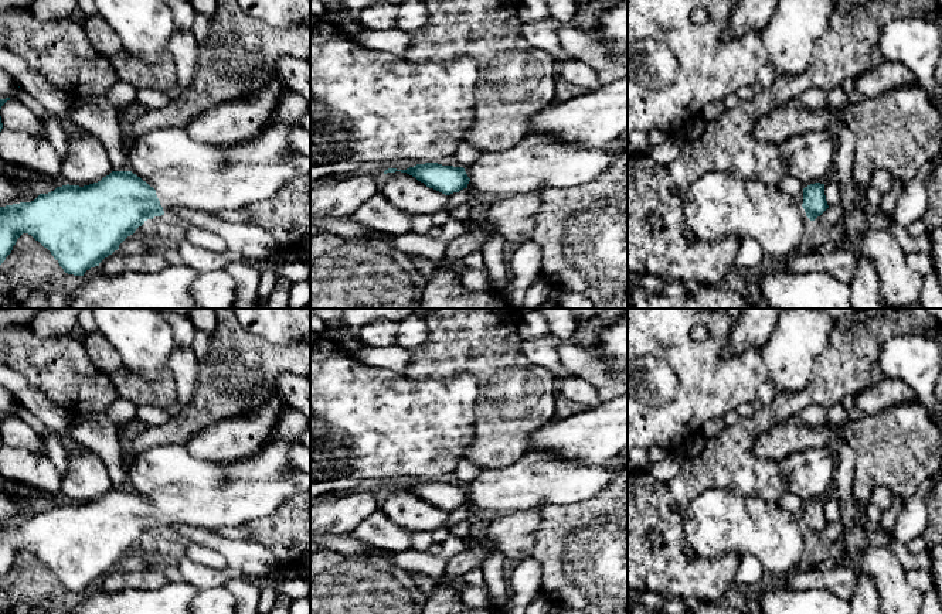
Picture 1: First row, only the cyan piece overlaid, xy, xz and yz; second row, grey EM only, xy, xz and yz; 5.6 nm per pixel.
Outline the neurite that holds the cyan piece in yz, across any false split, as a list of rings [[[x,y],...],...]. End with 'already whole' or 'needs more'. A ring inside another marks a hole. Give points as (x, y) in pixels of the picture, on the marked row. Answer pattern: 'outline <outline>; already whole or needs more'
outline [[[833,129],[799,134],[778,147],[785,171],[802,183],[802,207],[806,216],[815,221],[829,208],[824,183],[834,170],[836,143]]]; needs more

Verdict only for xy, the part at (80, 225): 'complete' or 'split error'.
split error

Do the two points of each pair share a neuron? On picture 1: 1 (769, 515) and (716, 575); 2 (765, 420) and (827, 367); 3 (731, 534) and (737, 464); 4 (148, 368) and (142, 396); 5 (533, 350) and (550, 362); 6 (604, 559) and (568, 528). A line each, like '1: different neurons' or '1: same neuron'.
1: different neurons
2: same neuron
3: different neurons
4: different neurons
5: same neuron
6: same neuron

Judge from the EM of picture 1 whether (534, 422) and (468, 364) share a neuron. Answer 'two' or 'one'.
one

